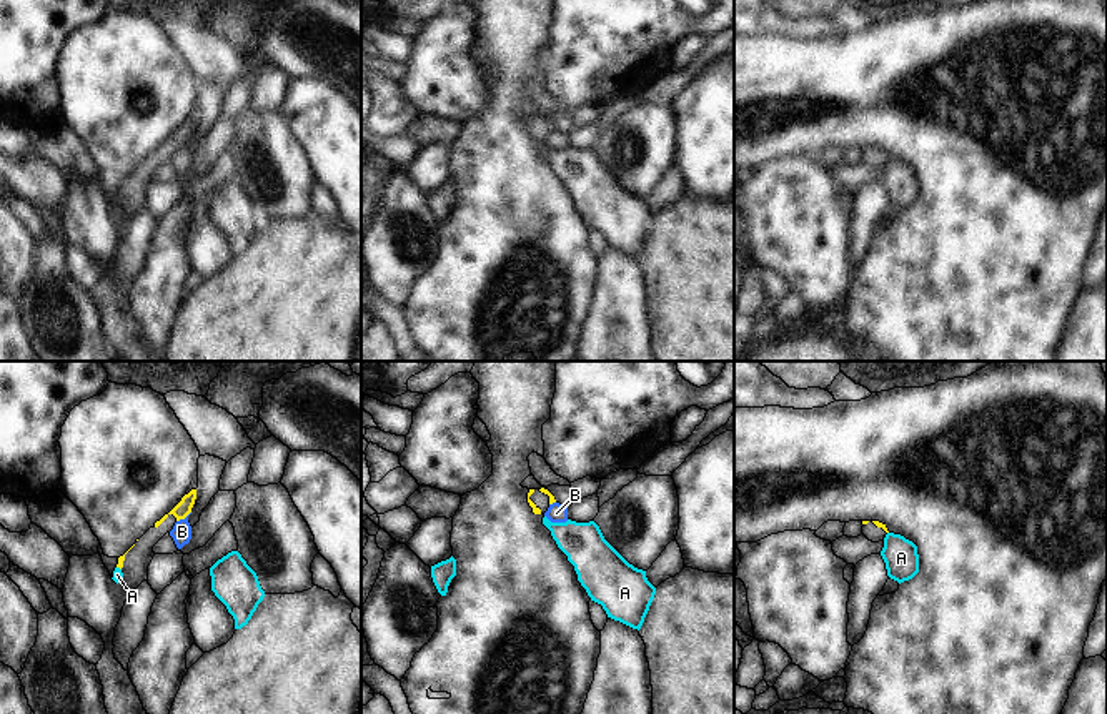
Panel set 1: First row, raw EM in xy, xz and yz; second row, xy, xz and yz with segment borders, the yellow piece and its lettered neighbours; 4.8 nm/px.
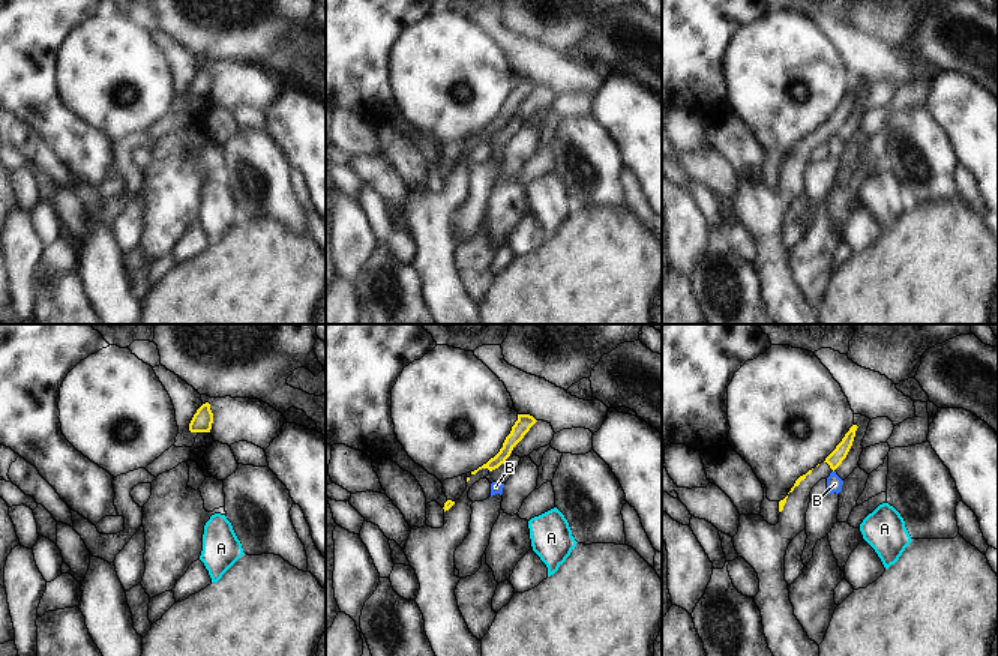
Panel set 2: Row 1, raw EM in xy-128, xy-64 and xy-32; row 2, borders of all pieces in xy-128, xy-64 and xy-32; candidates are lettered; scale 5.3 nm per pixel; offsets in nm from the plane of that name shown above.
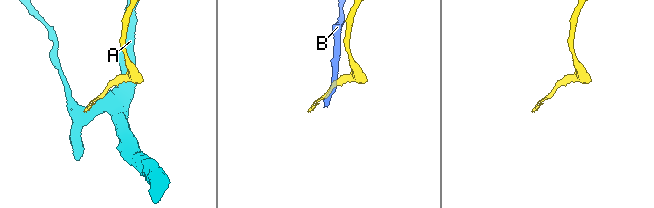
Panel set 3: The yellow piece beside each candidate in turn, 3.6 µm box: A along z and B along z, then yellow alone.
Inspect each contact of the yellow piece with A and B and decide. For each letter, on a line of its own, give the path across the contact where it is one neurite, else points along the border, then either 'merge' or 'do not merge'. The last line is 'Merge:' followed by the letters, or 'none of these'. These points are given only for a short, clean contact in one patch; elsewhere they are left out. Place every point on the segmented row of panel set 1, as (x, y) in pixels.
A: border xy (117, 566), (120, 570); do not merge
B: border xy (190, 511), (177, 521); do not merge
Merge: none of these

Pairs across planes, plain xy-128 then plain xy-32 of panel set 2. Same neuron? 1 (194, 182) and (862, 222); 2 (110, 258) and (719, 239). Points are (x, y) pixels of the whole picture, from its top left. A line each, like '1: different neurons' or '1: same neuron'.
1: different neurons
2: different neurons

